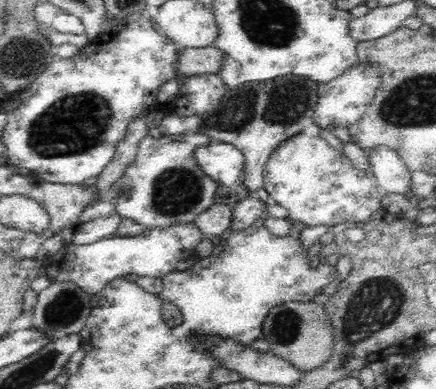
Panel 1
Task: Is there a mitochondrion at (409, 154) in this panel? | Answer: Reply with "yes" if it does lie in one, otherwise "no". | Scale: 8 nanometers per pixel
no

